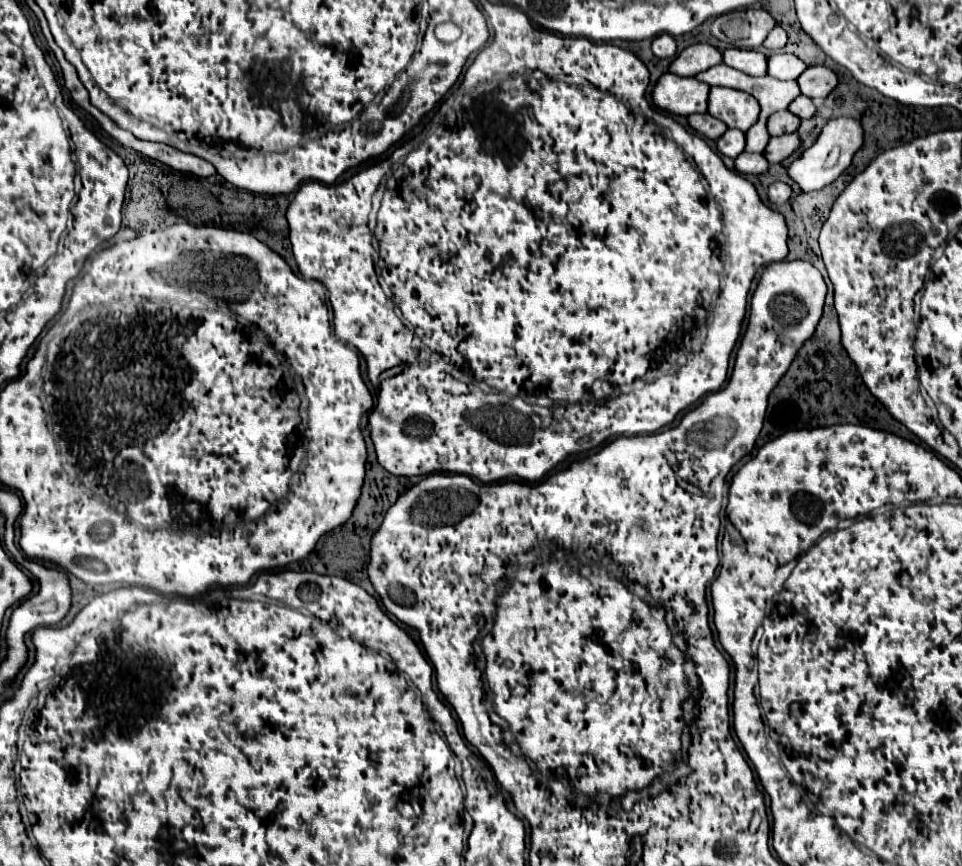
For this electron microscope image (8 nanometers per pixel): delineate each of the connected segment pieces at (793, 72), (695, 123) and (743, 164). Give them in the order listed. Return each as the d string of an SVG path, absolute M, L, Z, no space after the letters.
M772 54L768 58L768 74L778 80L796 80L808 64L804 64L796 54Z
M692 114L688 116L688 122L700 136L710 140L718 140L728 130L724 122L720 122L718 118L712 118L710 114Z
M742 152L736 160L736 170L742 174L762 174L770 168L770 162L764 158L764 154L750 154L750 152Z

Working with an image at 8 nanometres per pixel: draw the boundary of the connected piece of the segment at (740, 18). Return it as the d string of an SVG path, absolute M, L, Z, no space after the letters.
M748 8L748 10L736 10L718 16L710 32L736 48L748 48L756 50L762 46L764 38L770 34L770 30L776 26L776 20L768 10L762 8Z

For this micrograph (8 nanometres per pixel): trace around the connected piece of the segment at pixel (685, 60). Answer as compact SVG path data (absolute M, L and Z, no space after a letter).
M694 44L688 46L670 66L670 72L678 76L696 76L698 72L704 72L716 64L724 62L722 52L716 46L710 44Z

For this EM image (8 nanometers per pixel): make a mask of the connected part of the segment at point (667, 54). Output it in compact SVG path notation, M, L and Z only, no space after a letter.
M660 34L652 42L652 52L658 58L674 58L674 54L676 54L676 42L674 42L674 38L670 34Z

